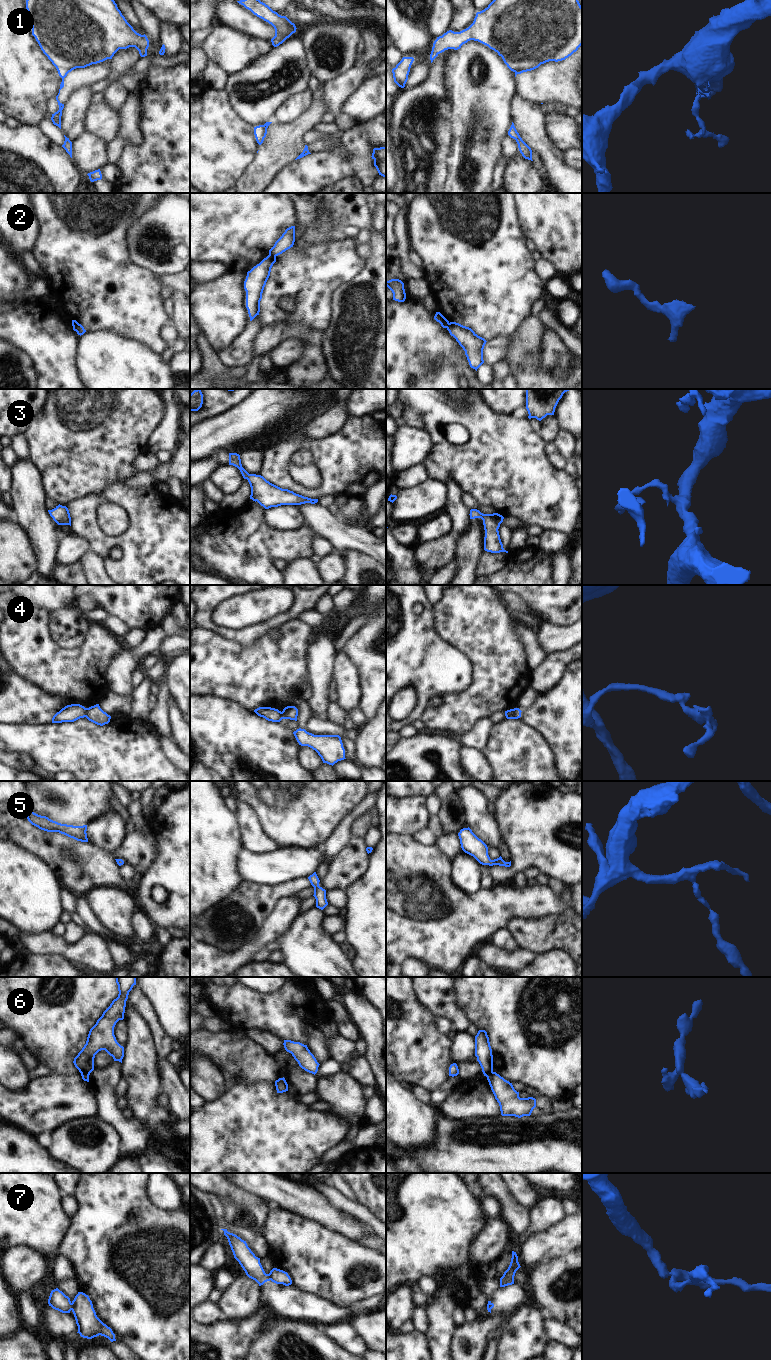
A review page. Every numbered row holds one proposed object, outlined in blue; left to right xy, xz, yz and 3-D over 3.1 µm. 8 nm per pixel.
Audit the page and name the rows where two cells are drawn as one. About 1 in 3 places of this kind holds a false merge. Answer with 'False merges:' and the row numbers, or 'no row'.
False merges: 1, 2, 4, 6, 7

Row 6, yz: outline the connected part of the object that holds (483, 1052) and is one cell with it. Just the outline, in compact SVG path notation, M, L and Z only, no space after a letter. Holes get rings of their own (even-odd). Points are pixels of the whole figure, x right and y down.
M479 1030L475 1036L475 1056L484 1076L487 1077L493 1072L493 1055L489 1037L485 1030Z

